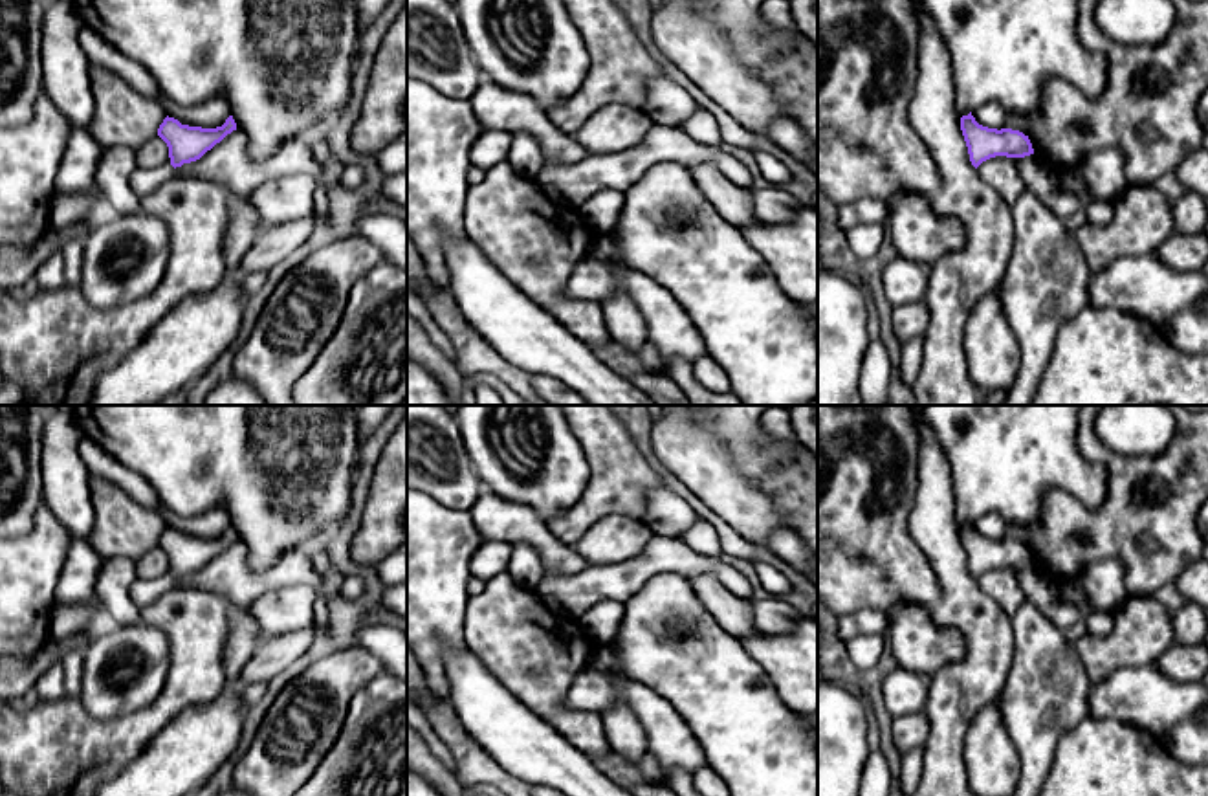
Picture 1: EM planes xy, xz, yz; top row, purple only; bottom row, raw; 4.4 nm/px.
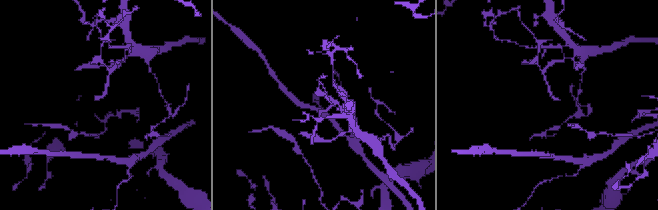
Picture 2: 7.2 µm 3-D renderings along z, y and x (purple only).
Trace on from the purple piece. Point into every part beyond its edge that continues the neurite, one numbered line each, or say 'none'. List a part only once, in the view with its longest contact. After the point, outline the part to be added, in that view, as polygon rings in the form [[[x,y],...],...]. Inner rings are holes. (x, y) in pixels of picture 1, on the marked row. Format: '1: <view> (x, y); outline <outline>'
1: xy (143, 182); outline [[[170,163],[154,169],[137,167],[130,174],[130,189],[137,198],[145,198],[150,193],[154,193],[159,185],[170,182],[172,178],[174,178],[174,167]]]

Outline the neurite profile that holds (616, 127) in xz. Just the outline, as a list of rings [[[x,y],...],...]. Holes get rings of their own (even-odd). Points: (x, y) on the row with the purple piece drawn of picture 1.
[[[610,103],[574,134],[587,154],[616,154],[632,149],[649,134],[654,119],[640,106]]]

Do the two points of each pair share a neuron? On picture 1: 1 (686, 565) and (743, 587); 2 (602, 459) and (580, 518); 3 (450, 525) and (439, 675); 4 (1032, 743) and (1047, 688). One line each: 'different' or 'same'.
1: same
2: same
3: same
4: same

